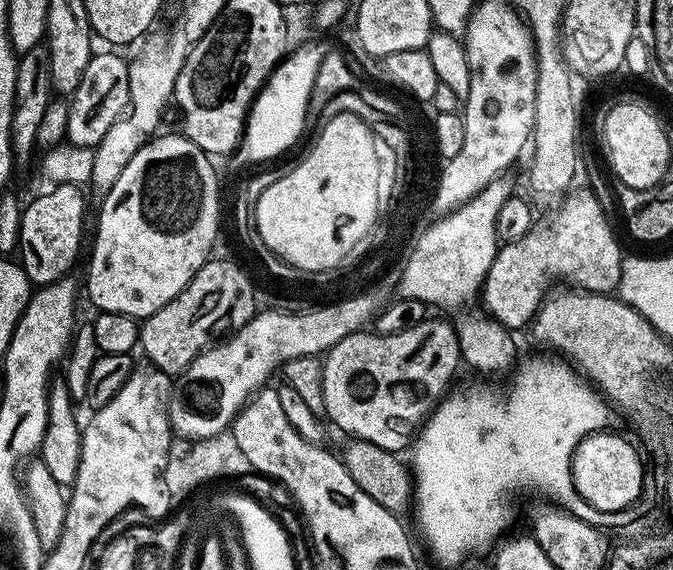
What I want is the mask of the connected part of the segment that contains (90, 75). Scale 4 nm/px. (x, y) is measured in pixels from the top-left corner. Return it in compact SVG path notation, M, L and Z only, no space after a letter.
M97 51L89 60L83 71L82 80L75 93L68 100L68 117L66 118L66 140L73 148L95 149L97 144L106 138L106 130L114 126L114 122L128 107L130 94L129 61L119 56L119 51Z

